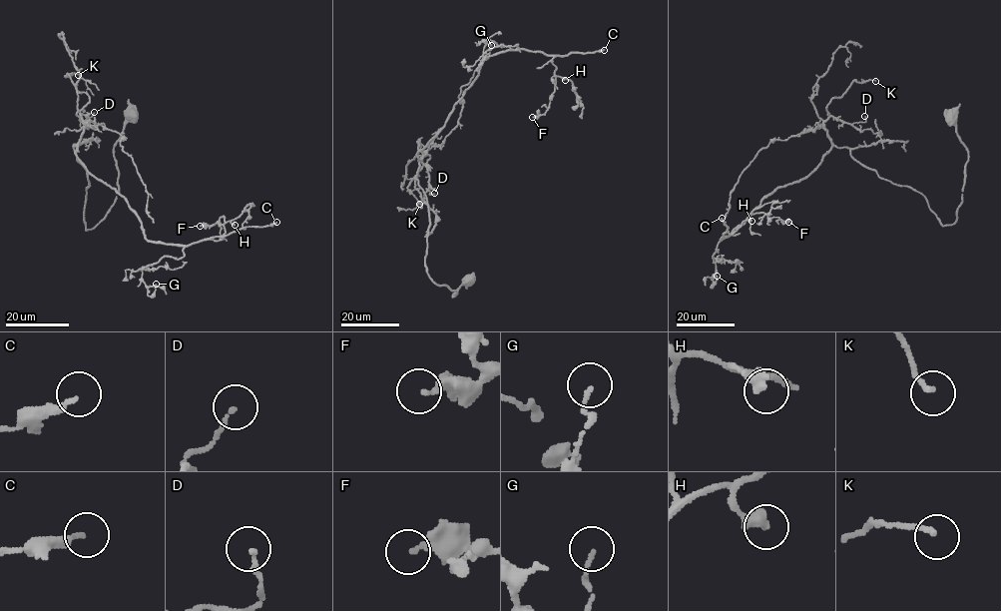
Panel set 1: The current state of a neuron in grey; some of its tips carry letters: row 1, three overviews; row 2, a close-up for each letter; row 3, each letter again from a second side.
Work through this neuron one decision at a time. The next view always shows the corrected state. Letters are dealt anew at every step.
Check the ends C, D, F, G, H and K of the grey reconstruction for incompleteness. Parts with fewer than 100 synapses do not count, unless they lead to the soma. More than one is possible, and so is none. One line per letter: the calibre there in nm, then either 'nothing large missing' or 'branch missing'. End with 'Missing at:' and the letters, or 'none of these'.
C: calibre 220 nm; branch missing
D: calibre 130 nm; nothing large missing
F: calibre 240 nm; nothing large missing
G: calibre 120 nm; nothing large missing
H: calibre 440 nm; nothing large missing
K: calibre 180 nm; nothing large missing
Missing at: C

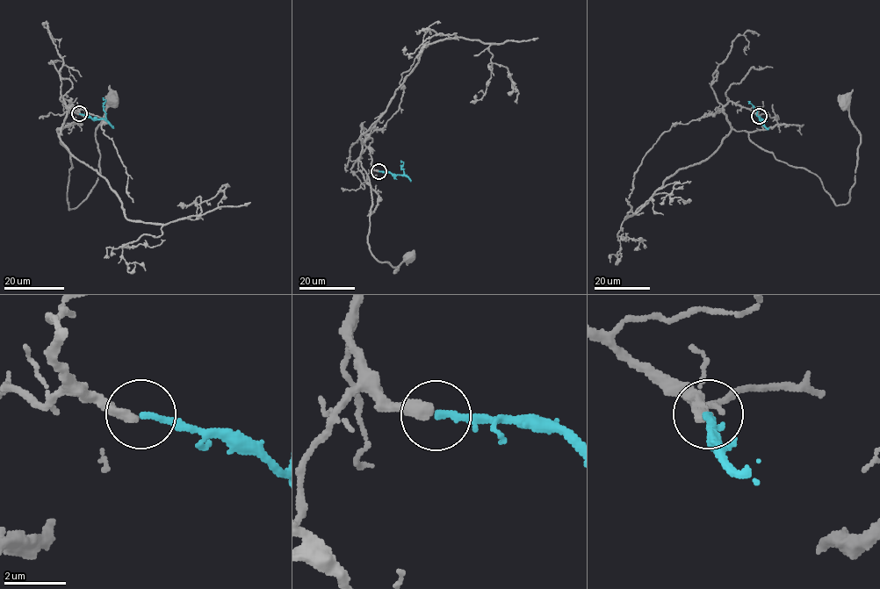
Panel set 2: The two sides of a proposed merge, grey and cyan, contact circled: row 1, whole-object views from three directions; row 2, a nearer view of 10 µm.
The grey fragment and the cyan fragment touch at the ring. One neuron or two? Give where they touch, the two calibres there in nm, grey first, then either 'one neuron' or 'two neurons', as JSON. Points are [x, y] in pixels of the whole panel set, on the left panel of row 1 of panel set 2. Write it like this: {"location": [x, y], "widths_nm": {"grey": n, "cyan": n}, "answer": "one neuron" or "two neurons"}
{"location": [79, 113], "widths_nm": {"grey": 360, "cyan": 240}, "answer": "one neuron"}

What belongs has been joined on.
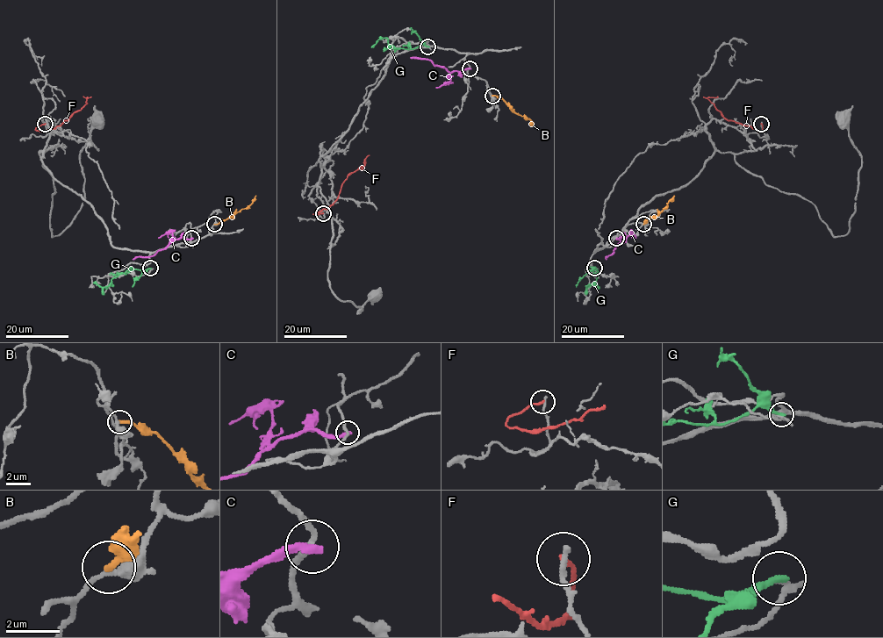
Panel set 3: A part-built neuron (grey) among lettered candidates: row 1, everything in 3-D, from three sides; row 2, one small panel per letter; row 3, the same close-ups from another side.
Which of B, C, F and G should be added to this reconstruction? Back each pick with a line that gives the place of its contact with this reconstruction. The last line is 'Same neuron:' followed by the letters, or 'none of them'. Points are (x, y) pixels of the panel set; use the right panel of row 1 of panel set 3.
Same neuron: none of them

